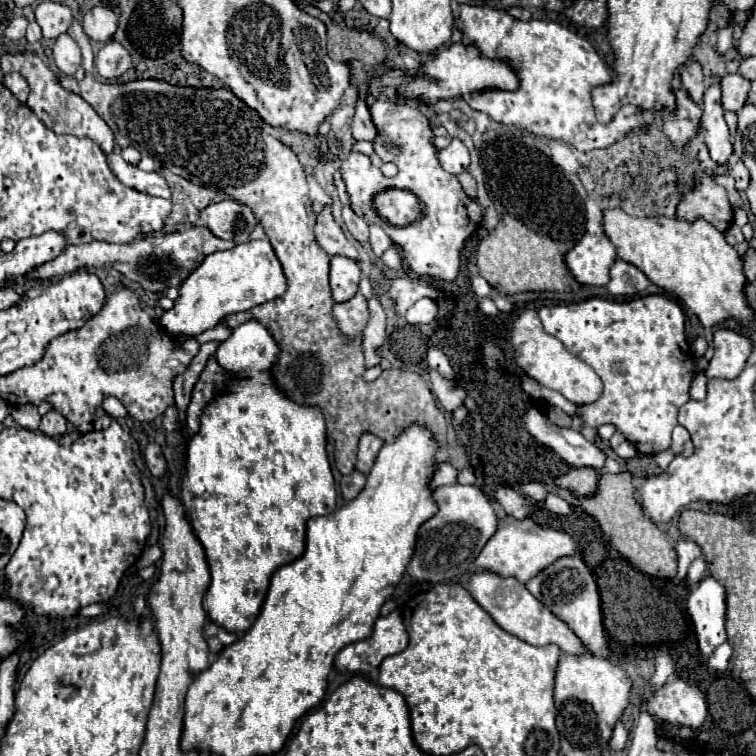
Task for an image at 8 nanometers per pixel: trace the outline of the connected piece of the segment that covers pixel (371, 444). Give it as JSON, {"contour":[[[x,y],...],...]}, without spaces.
{"contour":[[[362,433],[360,443],[358,443],[358,463],[356,469],[364,475],[370,473],[370,467],[376,463],[378,451],[382,449],[384,441],[378,439],[374,433]]]}

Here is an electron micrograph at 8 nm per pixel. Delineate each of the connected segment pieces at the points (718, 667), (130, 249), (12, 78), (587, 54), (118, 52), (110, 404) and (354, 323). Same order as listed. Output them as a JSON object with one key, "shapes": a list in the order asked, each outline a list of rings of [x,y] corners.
{"shapes":[[[[722,643],[722,645],[712,653],[712,657],[708,659],[708,671],[718,671],[718,673],[726,671],[730,655],[732,655],[730,643]]],[[[190,227],[186,231],[176,231],[166,235],[148,235],[126,245],[92,241],[86,245],[68,245],[66,251],[62,251],[62,255],[58,255],[50,263],[44,263],[42,267],[34,267],[34,271],[30,271],[26,279],[52,279],[82,267],[114,267],[128,279],[140,283],[146,291],[162,293],[166,287],[178,287],[204,261],[206,255],[232,249],[234,245],[236,243],[218,239],[208,227]]],[[[18,73],[6,75],[6,77],[4,77],[4,85],[12,91],[12,95],[14,95],[16,99],[20,99],[22,103],[26,101],[30,89],[28,89],[28,83],[26,83],[26,79],[24,79],[22,75],[18,75]]],[[[460,5],[456,27],[470,45],[478,47],[482,57],[508,63],[518,77],[520,85],[516,91],[486,89],[468,97],[472,109],[490,115],[494,121],[540,137],[566,141],[578,151],[608,147],[634,127],[640,127],[642,111],[634,105],[622,107],[610,123],[598,123],[590,91],[596,85],[610,83],[612,73],[596,49],[570,29],[554,21],[520,21],[504,9],[474,5]]],[[[114,39],[104,43],[104,47],[96,55],[96,69],[104,79],[120,77],[130,65],[132,65],[130,53]]],[[[106,397],[104,403],[102,403],[102,409],[104,409],[112,419],[126,417],[126,409],[124,409],[124,405],[122,405],[116,397]]],[[[356,293],[352,299],[348,299],[346,303],[336,303],[332,307],[332,317],[338,325],[338,331],[342,335],[346,335],[350,341],[356,339],[366,323],[368,323],[368,303],[362,297],[362,293]]]]}

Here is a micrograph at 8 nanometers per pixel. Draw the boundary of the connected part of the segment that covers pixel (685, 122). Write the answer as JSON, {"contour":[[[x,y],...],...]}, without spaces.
{"contour":[[[684,89],[676,91],[678,109],[676,111],[660,111],[660,117],[664,121],[664,133],[672,141],[678,151],[684,149],[684,145],[694,139],[700,131],[700,119],[702,119],[702,107],[696,105]]]}

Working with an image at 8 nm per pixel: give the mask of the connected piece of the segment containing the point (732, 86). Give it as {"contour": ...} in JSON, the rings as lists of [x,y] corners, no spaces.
{"contour":[[[736,73],[736,75],[724,75],[720,85],[722,85],[722,107],[738,113],[746,103],[750,81]]]}

